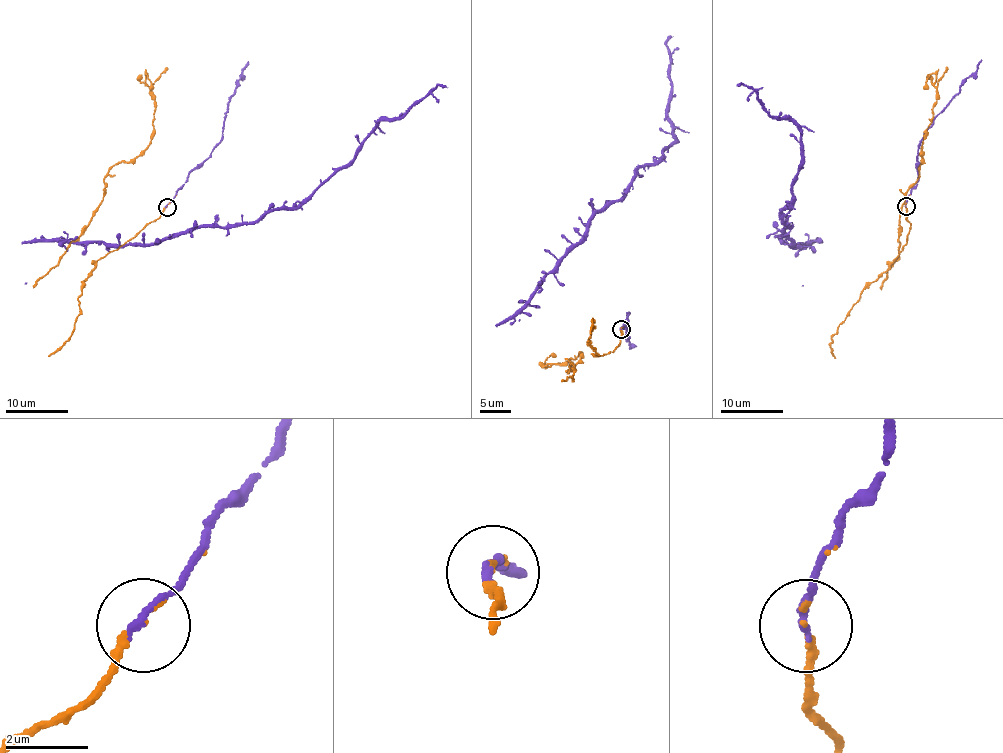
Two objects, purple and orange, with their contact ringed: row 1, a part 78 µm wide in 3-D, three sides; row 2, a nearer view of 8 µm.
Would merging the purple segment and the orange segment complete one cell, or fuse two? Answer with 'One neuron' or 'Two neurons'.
One neuron

